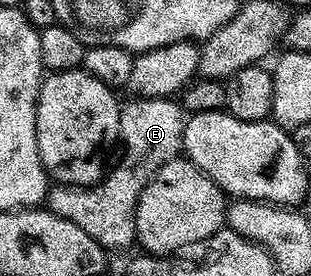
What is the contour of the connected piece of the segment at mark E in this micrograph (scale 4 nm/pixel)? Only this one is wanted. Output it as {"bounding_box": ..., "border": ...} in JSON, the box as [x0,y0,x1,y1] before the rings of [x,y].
{"bounding_box":[48,98,186,251],"border":[[[137,98],[121,112],[120,141],[125,141],[121,163],[110,169],[95,186],[67,186],[57,184],[49,191],[48,209],[61,218],[71,220],[91,236],[106,251],[125,250],[134,245],[137,237],[135,216],[137,201],[145,186],[163,164],[178,157],[183,150],[186,111],[173,98]]]}

